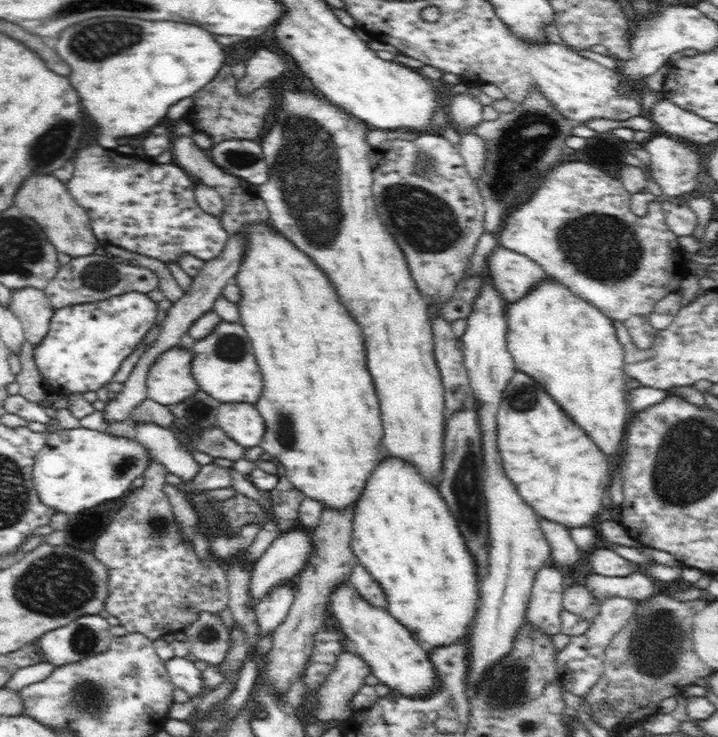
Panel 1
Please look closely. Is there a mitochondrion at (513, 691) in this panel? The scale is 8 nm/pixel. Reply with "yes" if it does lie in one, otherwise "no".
yes

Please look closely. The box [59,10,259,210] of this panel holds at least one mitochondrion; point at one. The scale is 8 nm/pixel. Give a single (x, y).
(100, 40)

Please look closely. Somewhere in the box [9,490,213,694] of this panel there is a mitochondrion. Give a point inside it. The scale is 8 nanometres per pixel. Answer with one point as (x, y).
(64, 574)

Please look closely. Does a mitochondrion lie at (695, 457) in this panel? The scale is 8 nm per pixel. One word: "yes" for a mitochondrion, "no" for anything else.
yes

